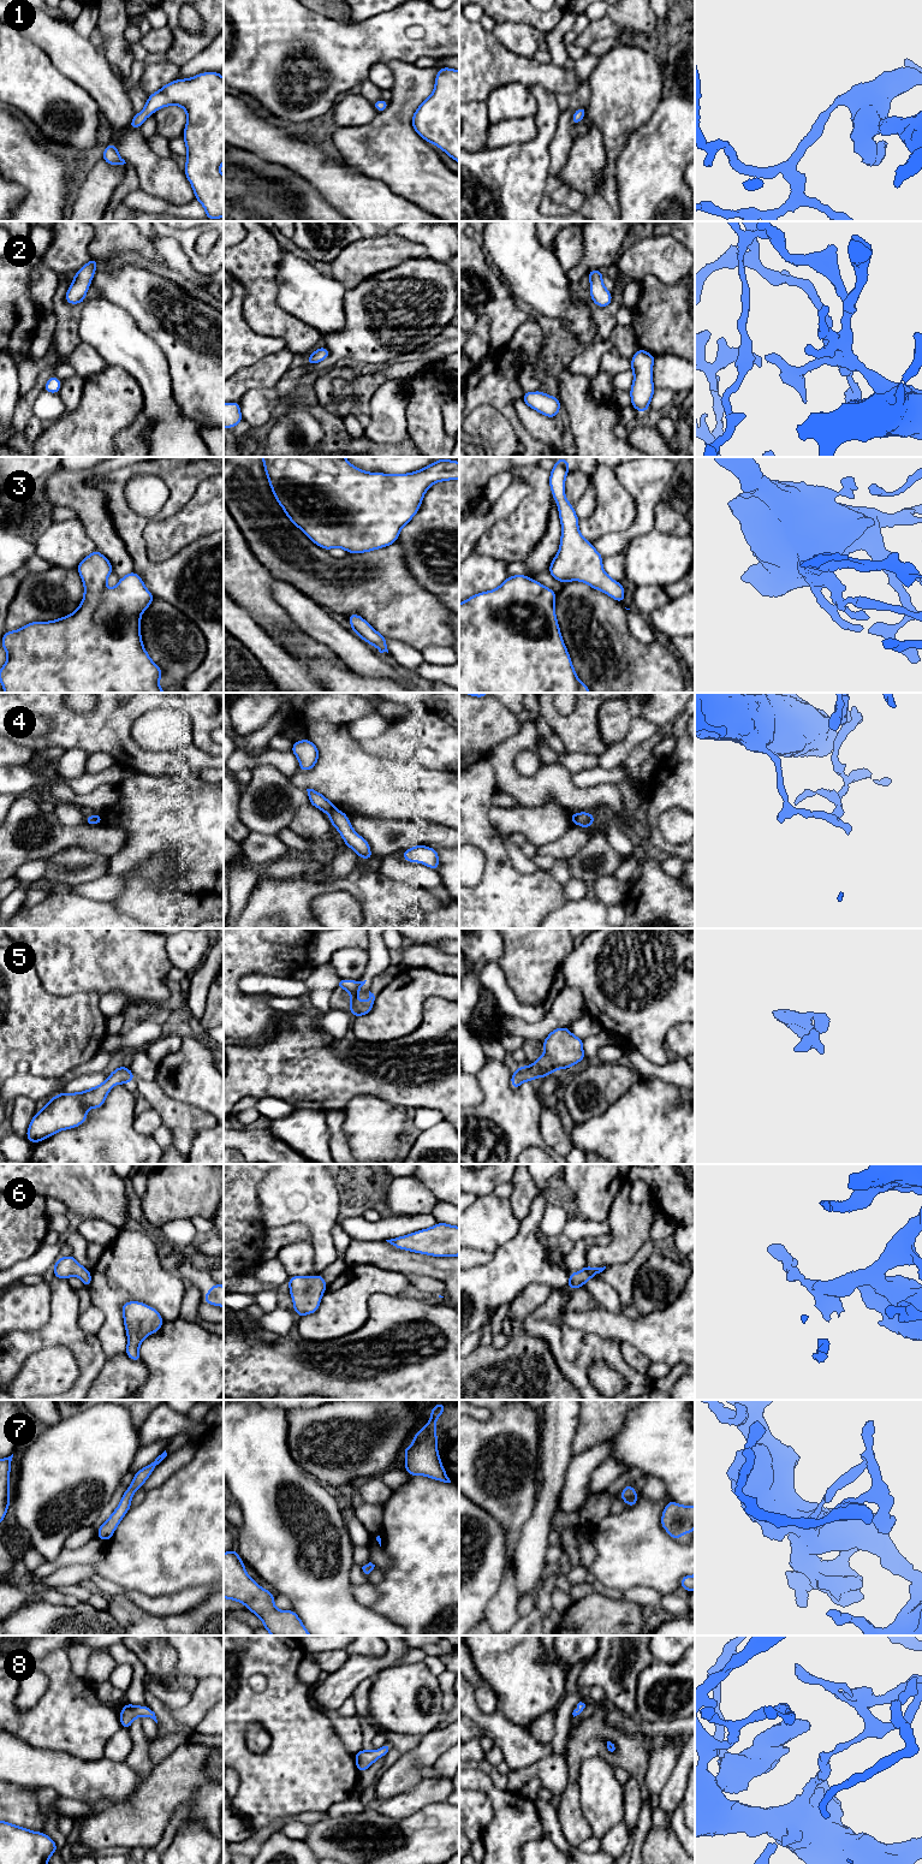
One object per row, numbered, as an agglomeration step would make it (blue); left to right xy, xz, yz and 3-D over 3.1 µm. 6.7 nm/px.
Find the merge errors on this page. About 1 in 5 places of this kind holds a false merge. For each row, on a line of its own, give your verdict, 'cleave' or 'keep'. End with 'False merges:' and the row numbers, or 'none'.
1: keep
2: keep
3: keep
4: cleave
5: keep
6: keep
7: keep
8: keep
False merges: 4

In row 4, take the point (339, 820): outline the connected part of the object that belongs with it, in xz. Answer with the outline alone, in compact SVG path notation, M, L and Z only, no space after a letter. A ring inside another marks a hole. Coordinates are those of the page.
M333 809L328 813L333 827L335 827L341 835L345 845L353 849L359 859L373 859L369 843L362 838L351 826L346 813L339 809Z

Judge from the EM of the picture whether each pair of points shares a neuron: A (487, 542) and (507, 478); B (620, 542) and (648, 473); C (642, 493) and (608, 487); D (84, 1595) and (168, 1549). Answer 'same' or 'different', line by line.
A: different
B: same
C: different
D: different

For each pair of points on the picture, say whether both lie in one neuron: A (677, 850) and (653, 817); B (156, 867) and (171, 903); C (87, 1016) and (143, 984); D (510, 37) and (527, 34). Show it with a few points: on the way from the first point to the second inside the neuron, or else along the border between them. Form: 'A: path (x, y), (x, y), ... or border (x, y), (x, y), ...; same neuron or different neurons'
A: path (667, 848), (654, 835), (653, 826); same neuron
B: path (156, 876), (156, 889), (162, 895); same neuron
C: border (72, 993), (96, 992), (100, 996); different neurons
D: path (513, 37), (523, 37); same neuron

